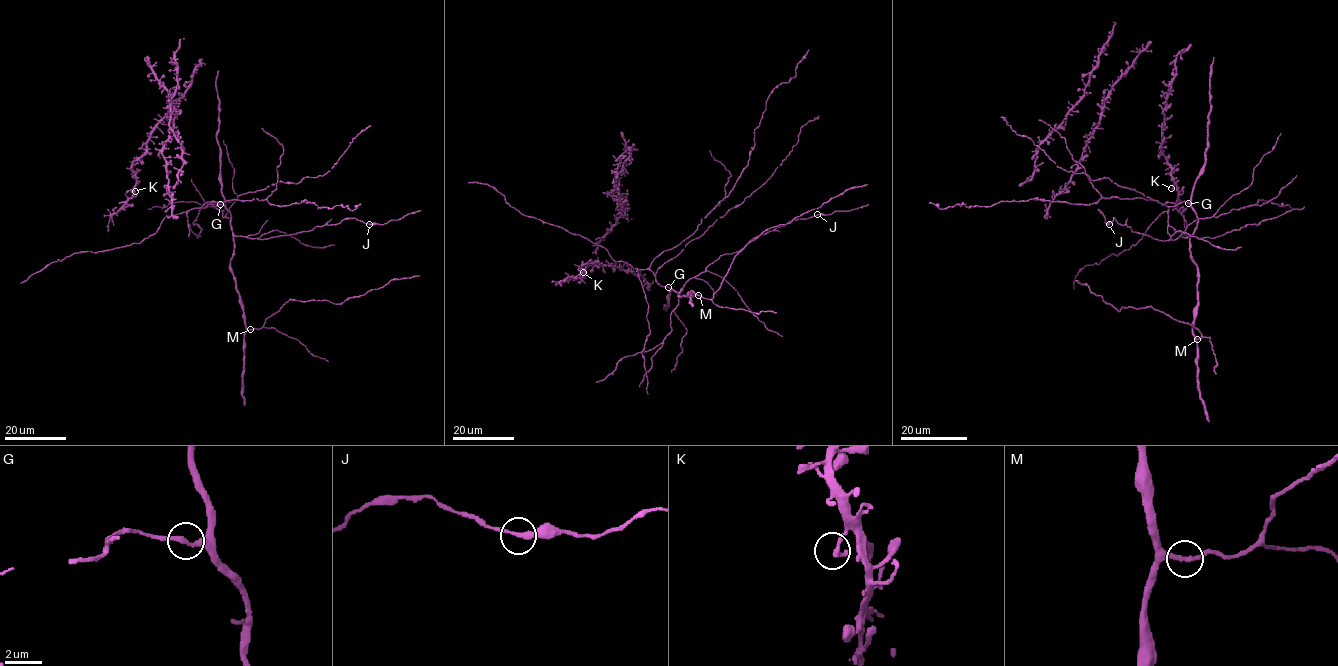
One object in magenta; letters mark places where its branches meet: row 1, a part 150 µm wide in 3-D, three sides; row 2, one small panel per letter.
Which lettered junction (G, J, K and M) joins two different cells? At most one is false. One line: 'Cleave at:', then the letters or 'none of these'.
Cleave at: none of these

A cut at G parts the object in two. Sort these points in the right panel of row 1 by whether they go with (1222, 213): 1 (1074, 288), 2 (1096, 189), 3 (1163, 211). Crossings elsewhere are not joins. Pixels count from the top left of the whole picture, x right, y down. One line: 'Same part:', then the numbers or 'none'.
Same part: 2

